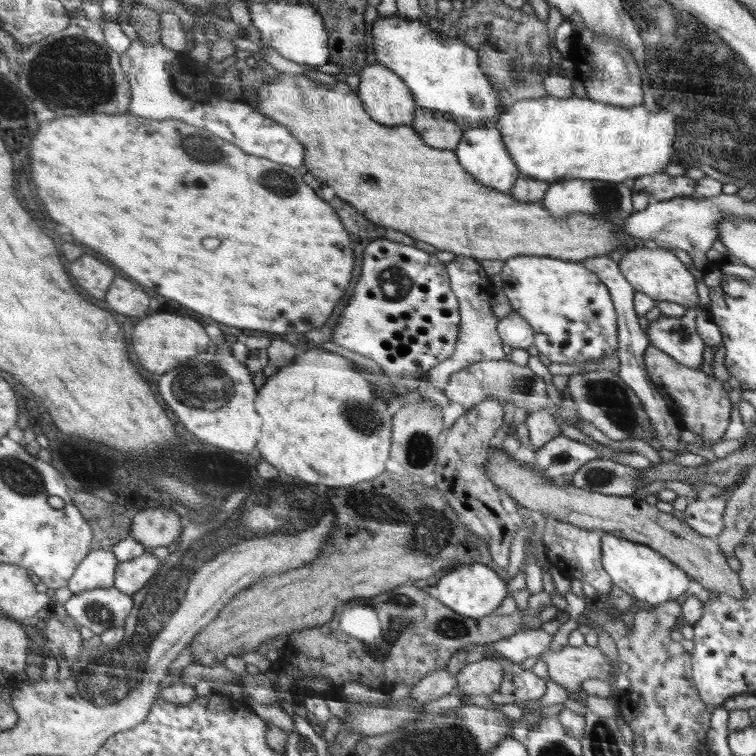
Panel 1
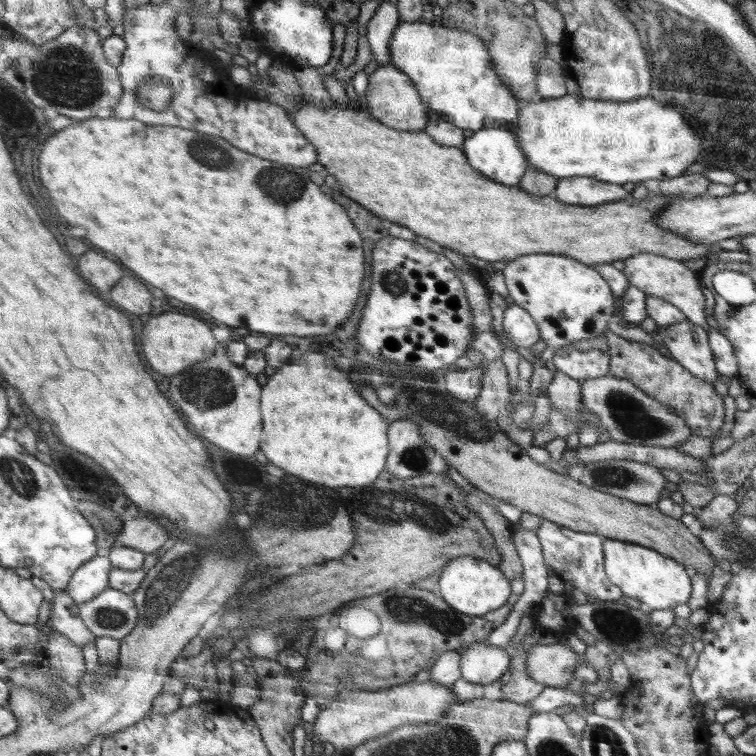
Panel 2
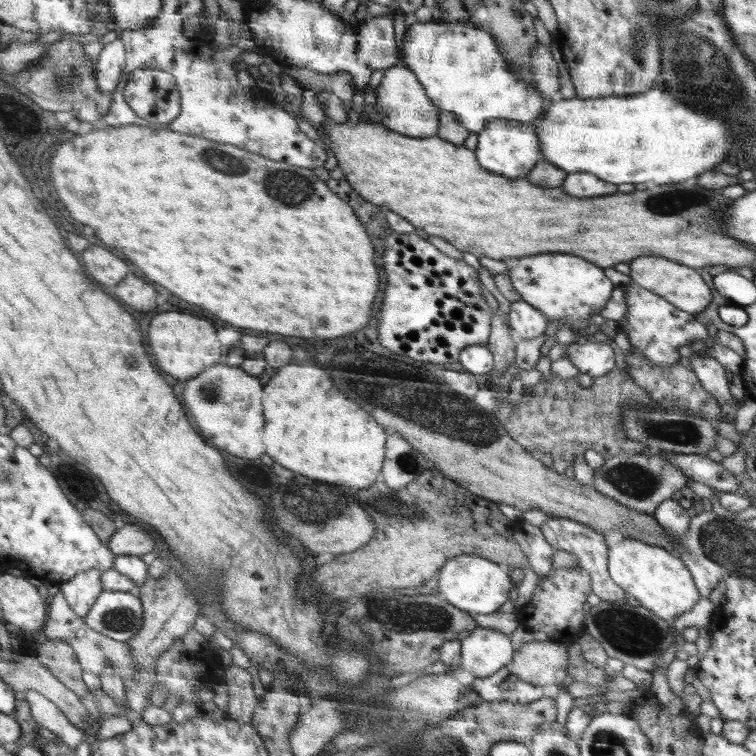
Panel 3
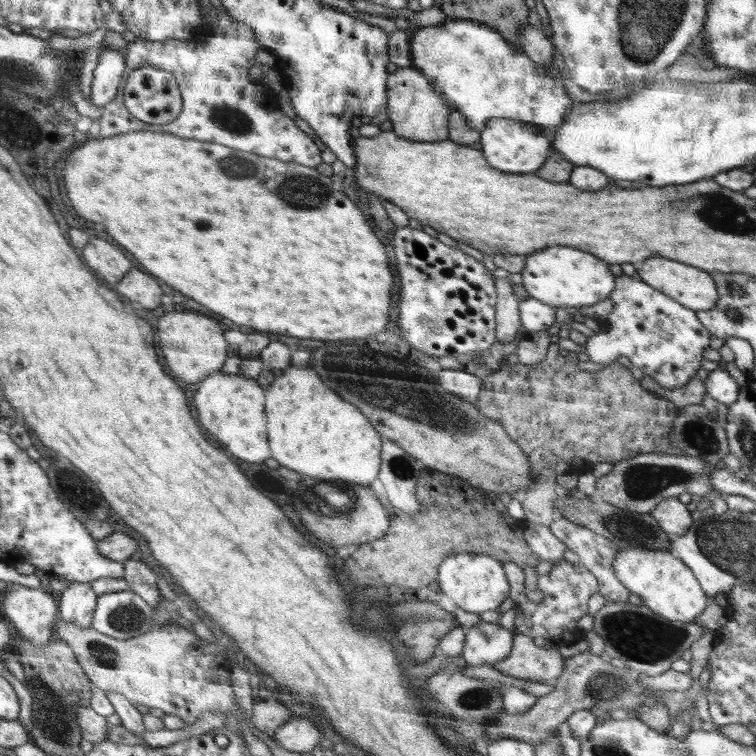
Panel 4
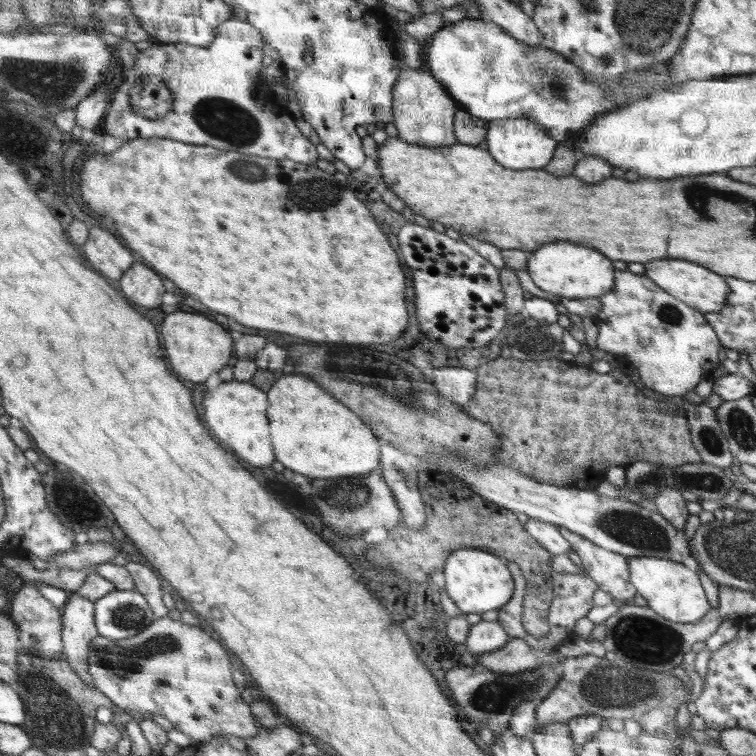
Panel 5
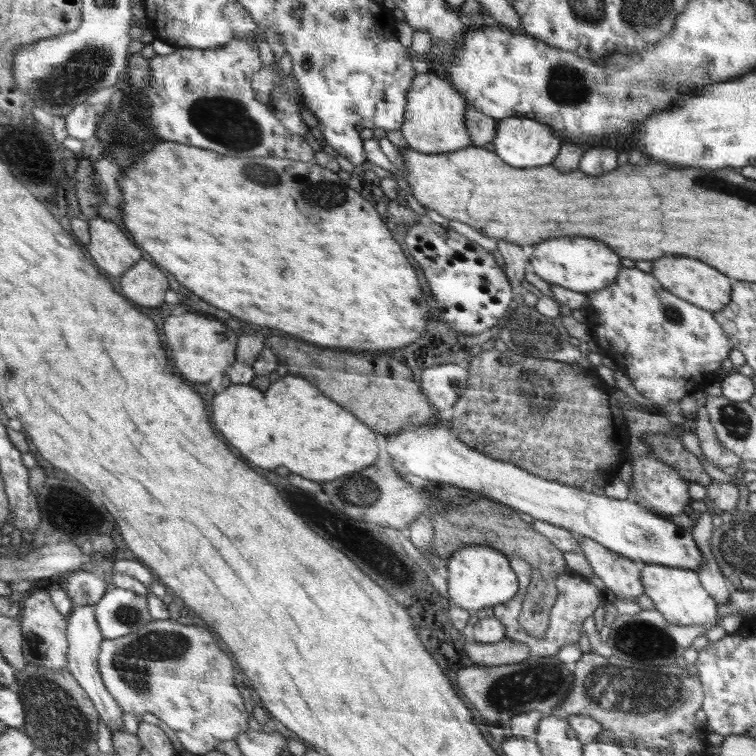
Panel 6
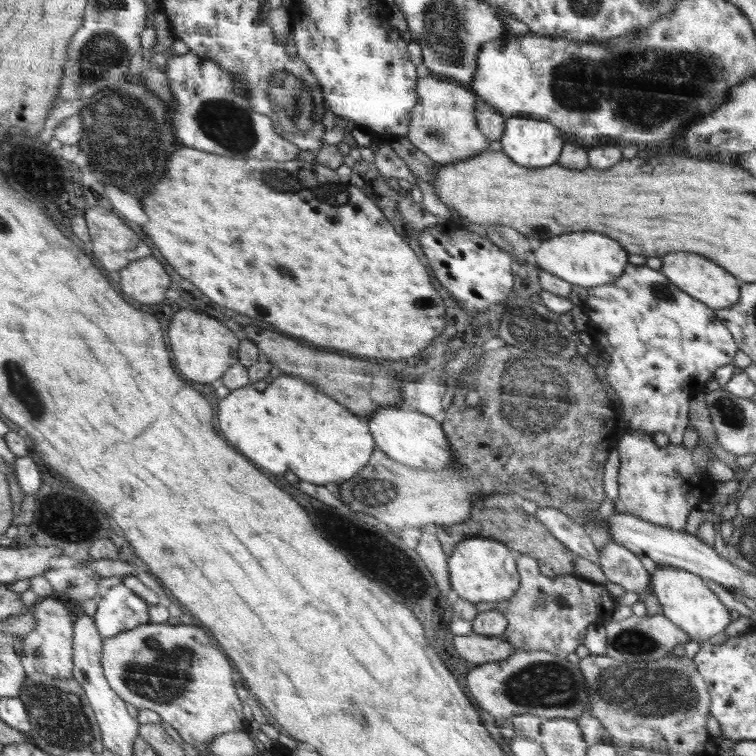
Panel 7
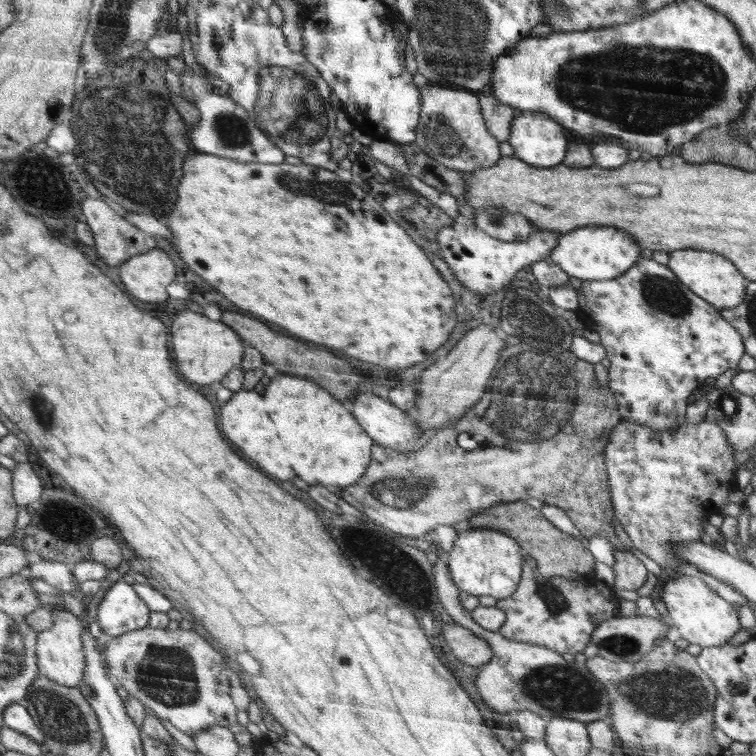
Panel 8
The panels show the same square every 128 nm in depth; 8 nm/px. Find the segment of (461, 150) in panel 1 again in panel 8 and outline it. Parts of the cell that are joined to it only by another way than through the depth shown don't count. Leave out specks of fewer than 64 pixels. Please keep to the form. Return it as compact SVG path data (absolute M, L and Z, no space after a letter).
M525 111L512 121L507 141L517 159L535 167L554 168L567 154L564 129L547 114Z

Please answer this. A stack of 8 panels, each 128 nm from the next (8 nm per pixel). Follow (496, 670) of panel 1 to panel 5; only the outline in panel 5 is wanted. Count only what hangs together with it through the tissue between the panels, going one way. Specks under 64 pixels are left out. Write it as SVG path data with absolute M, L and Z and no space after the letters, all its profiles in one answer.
M483 619L475 625L471 625L467 639L466 648L472 656L495 652L503 648L510 640L510 635L498 621L484 621Z

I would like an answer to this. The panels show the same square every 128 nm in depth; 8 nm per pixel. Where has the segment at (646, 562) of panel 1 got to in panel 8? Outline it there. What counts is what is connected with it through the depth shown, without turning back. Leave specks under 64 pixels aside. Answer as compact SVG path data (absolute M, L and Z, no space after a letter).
M680 575L664 584L661 600L668 609L675 636L685 638L689 644L701 647L728 645L730 636L740 630L738 614L733 606L712 592L704 581L695 576Z

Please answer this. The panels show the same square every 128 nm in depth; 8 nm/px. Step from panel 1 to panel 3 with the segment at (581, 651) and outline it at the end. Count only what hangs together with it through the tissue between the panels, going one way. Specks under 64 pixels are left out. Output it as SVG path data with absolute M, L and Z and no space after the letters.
M550 639L542 642L527 642L515 651L513 660L506 668L520 678L539 687L561 685L570 661L568 643Z

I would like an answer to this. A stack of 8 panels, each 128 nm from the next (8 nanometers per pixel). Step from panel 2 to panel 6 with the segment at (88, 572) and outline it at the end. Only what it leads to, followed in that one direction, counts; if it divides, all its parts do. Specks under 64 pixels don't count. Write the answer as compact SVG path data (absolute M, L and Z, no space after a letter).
M93 605L81 606L69 610L67 641L70 642L70 649L67 650L67 669L79 681L79 685L87 692L100 713L100 718L108 725L110 732L123 731L122 716L123 710L107 690L103 682L102 675L99 673L99 652L103 642L103 634L100 632L99 623L96 622L95 610Z

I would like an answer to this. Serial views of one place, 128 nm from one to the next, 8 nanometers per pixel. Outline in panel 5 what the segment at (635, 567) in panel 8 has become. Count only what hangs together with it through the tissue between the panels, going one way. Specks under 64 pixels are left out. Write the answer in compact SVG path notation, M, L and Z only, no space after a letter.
M563 526L558 527L558 532L568 540L571 551L578 554L582 562L580 568L599 584L600 590L611 594L617 603L632 601L637 590L629 581L628 558L601 548Z

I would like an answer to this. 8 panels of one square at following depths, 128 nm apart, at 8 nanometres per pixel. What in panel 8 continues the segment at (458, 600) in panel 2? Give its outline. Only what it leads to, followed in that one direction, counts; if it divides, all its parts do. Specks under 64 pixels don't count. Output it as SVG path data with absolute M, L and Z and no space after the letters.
M491 528L460 529L446 563L454 584L472 596L488 595L498 601L511 597L520 582L520 567L526 557L514 538Z

